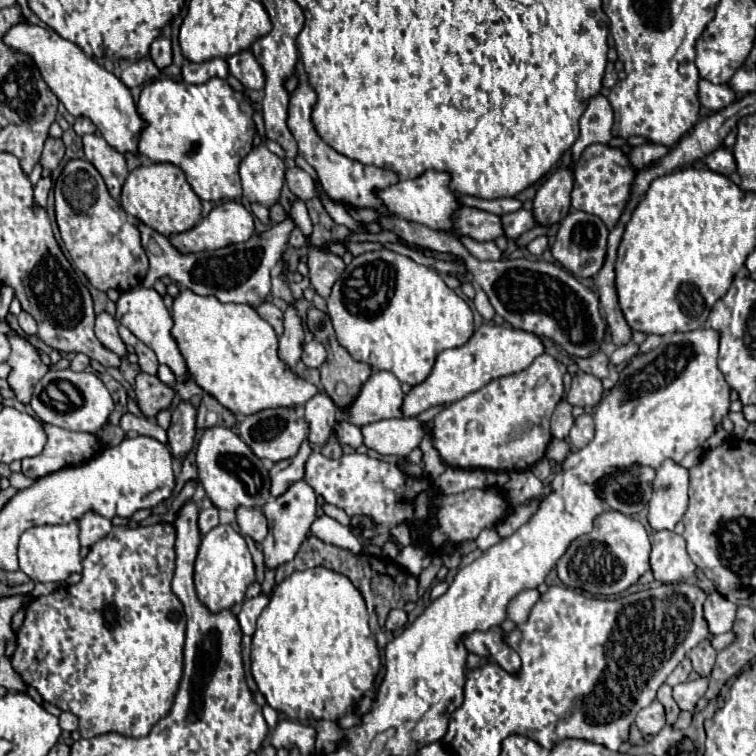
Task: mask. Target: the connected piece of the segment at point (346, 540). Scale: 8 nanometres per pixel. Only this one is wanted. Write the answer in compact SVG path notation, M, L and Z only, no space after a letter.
M319 515L313 525L311 525L311 535L319 537L325 543L349 549L353 553L361 553L361 541L351 533L351 527L345 527L341 523L337 523L335 519L327 517L327 515Z

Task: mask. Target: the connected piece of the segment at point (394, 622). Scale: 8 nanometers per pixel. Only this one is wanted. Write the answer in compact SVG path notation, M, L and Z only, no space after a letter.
M393 609L387 617L387 623L385 623L385 629L387 631L395 631L395 629L401 629L405 627L407 623L407 613L403 609Z

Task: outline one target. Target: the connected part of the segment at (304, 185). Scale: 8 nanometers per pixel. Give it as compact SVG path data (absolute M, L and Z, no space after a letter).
M291 167L285 171L285 181L289 185L289 189L301 199L301 201L307 201L307 199L313 199L315 197L315 185L313 185L313 179L309 173L305 173L303 169L299 167Z

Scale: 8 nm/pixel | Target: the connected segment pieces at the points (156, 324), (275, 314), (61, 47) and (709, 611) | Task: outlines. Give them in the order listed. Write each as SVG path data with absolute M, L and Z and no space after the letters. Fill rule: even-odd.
M137 285L129 291L123 291L119 295L119 299L115 301L117 305L117 311L115 311L115 319L125 325L139 341L143 341L147 347L151 347L159 359L161 365L167 365L177 383L185 383L189 379L189 371L185 367L185 359L175 343L175 339L171 337L171 329L173 329L173 319L171 319L171 313L167 311L165 303L163 303L163 297L155 291L155 289L145 289L143 285Z
M261 303L259 307L257 307L257 313L267 321L267 323L271 323L271 327L275 329L275 333L277 335L281 335L283 333L283 311L281 309L277 309L273 303Z
M27 21L13 25L5 35L3 43L27 57L31 57L49 85L49 89L57 95L57 99L65 105L65 109L73 117L87 117L101 131L105 141L115 147L119 153L137 153L139 133L145 127L145 121L139 117L135 109L135 101L129 89L121 83L119 77L109 73L105 67L97 65L91 57L87 57L75 43L59 37L55 31L31 25Z
M711 593L705 601L705 619L709 623L709 631L713 635L719 633L727 633L733 629L735 623L735 613L737 613L737 605L731 603L729 599L725 599L721 593Z

